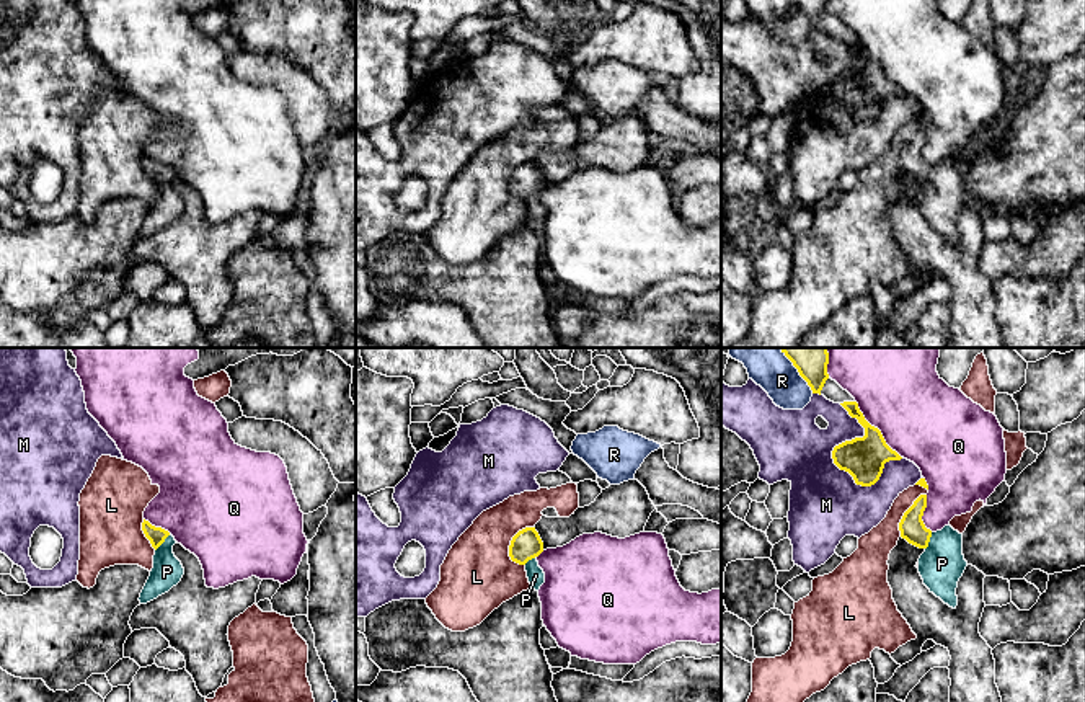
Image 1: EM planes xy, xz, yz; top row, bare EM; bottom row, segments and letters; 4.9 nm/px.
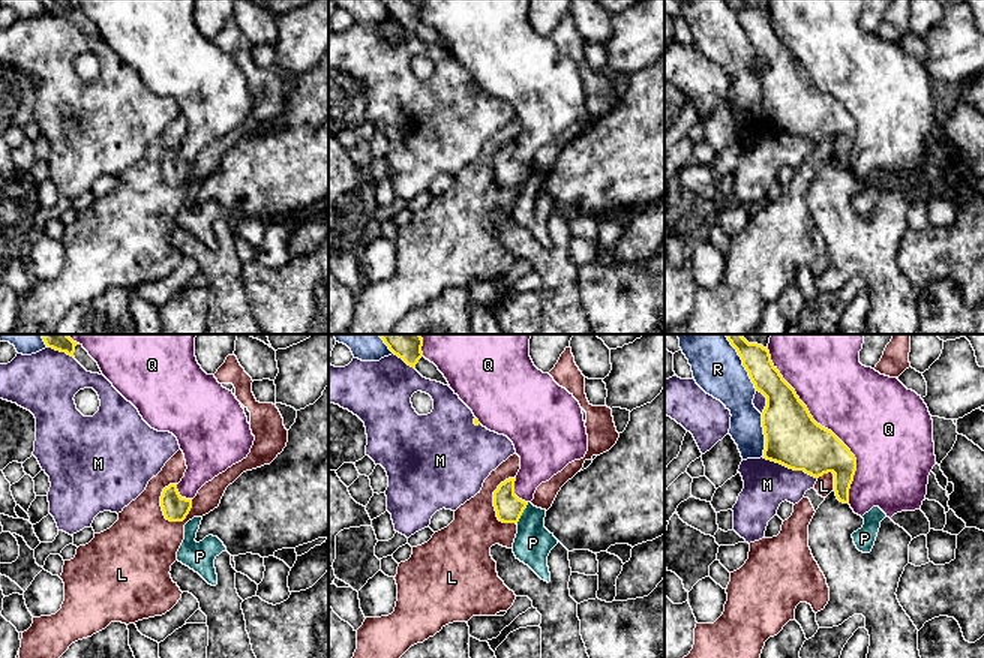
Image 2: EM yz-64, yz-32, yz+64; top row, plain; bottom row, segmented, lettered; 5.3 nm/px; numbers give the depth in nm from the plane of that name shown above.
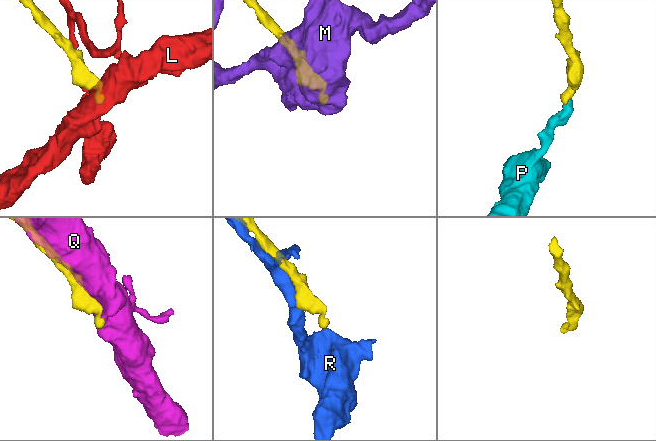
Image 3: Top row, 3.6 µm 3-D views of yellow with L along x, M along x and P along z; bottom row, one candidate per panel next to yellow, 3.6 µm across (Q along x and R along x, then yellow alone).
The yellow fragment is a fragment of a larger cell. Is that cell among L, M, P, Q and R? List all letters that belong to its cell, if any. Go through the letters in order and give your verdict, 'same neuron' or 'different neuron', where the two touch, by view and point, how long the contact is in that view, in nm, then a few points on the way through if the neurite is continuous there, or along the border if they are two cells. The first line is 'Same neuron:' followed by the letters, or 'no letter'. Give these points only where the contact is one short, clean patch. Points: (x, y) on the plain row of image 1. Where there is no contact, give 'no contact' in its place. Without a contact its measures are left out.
Same neuron: P
L: different neuron; meets yellow in xz at (511, 177); contact 220 nm long; border along xz (532, 160), (522, 162), (511, 175), (509, 191), (519, 199)
M: different neuron; meets yellow in yz at (839, 79); contact 440 nm long
P: same neuron; meets yellow in xy at (163, 175); contact 120 nm long; runs through xy (157, 170), (163, 175), (167, 206)
Q: different neuron; meets yellow in yz at (876, 62); contact 360 nm long
R: different neuron; meets yellow in yz at (803, 12); contact 170 nm long

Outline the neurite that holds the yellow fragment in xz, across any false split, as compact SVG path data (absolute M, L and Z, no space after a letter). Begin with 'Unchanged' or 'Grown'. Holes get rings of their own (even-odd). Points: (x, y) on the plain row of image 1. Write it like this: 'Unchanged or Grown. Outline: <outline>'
Grown. Outline: M535 162L519 165L509 180L512 196L524 199L532 224L538 225L545 217L545 207L538 201L537 191L543 186L543 176Z

